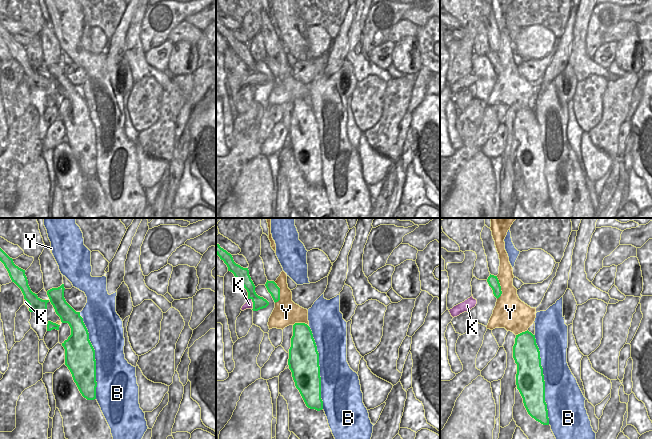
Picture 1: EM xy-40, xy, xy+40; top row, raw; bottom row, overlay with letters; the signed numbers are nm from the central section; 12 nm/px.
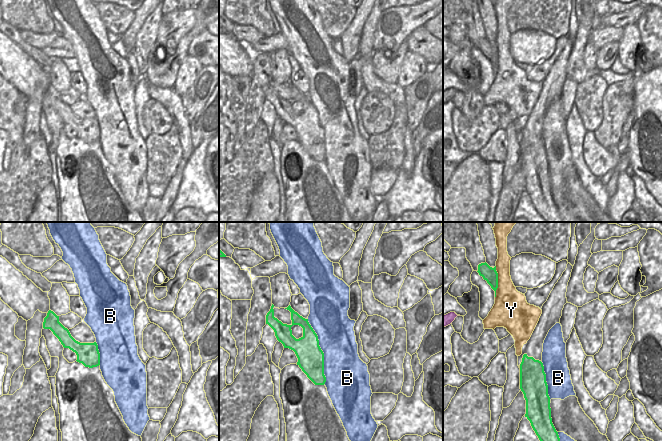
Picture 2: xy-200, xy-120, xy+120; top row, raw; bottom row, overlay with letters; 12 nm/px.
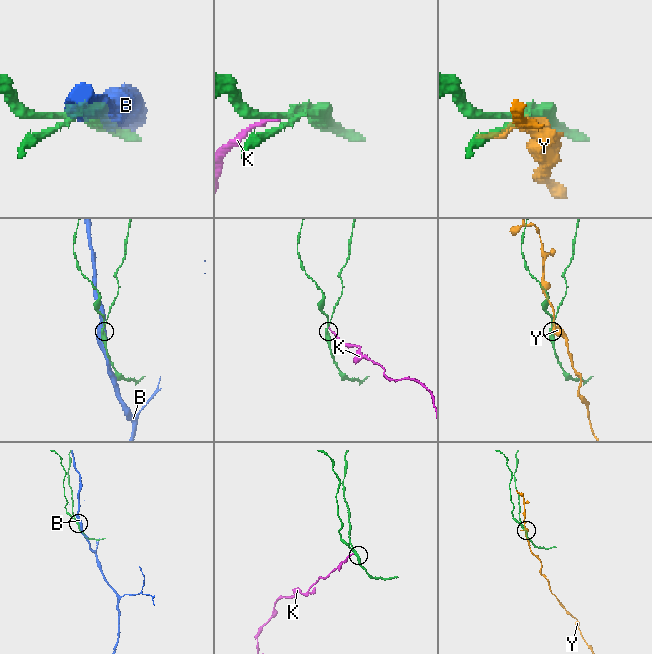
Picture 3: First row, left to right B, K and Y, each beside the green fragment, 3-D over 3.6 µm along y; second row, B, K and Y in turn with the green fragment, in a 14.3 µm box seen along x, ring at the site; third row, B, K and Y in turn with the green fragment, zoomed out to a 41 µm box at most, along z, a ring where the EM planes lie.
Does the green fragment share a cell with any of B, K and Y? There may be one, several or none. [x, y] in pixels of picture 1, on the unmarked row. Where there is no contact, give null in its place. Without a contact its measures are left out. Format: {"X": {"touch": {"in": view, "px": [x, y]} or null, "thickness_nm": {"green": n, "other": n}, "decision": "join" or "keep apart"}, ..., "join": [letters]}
{"B": {"touch": {"in": "xy+40", "px": [543, 155]}, "thickness_nm": {"green": 340, "other": 400}, "decision": "keep apart"}, "K": {"touch": {"in": "xy", "px": [253, 79]}, "thickness_nm": {"green": 150, "other": 100}, "decision": "keep apart"}, "Y": {"touch": {"in": "xy+40", "px": [500, 64]}, "thickness_nm": {"green": 130, "other": 320}, "decision": "keep apart"}, "join": []}

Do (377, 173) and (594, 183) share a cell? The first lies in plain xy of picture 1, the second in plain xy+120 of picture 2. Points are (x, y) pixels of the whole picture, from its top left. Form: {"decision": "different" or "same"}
{"decision": "different"}

